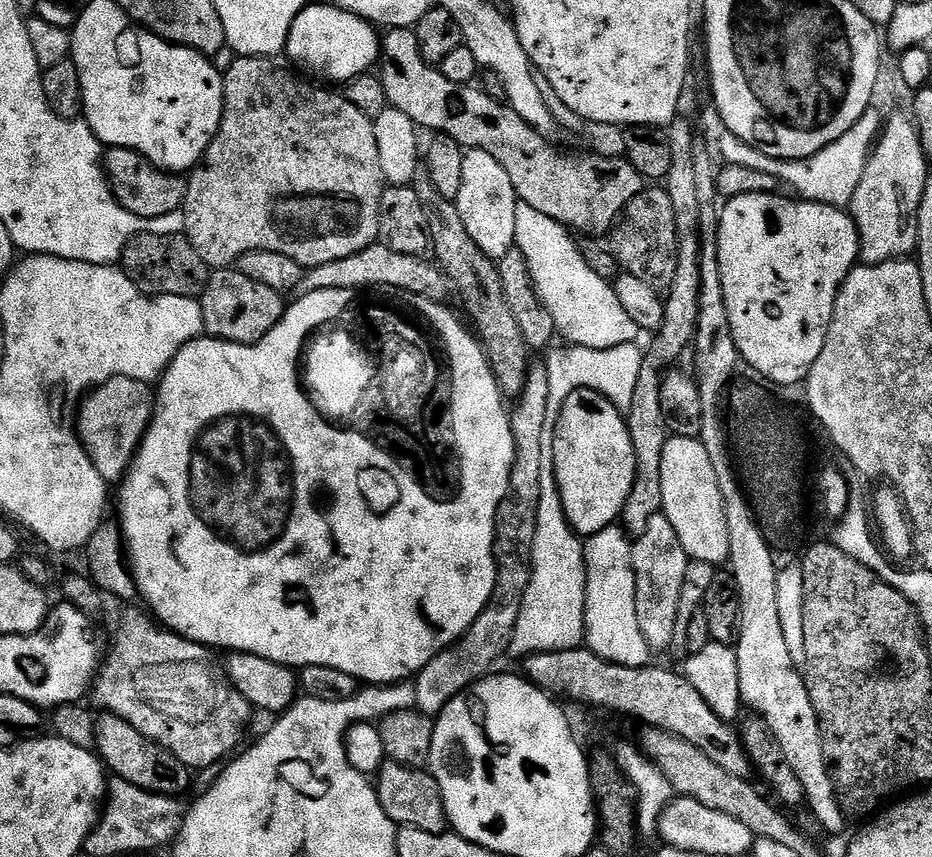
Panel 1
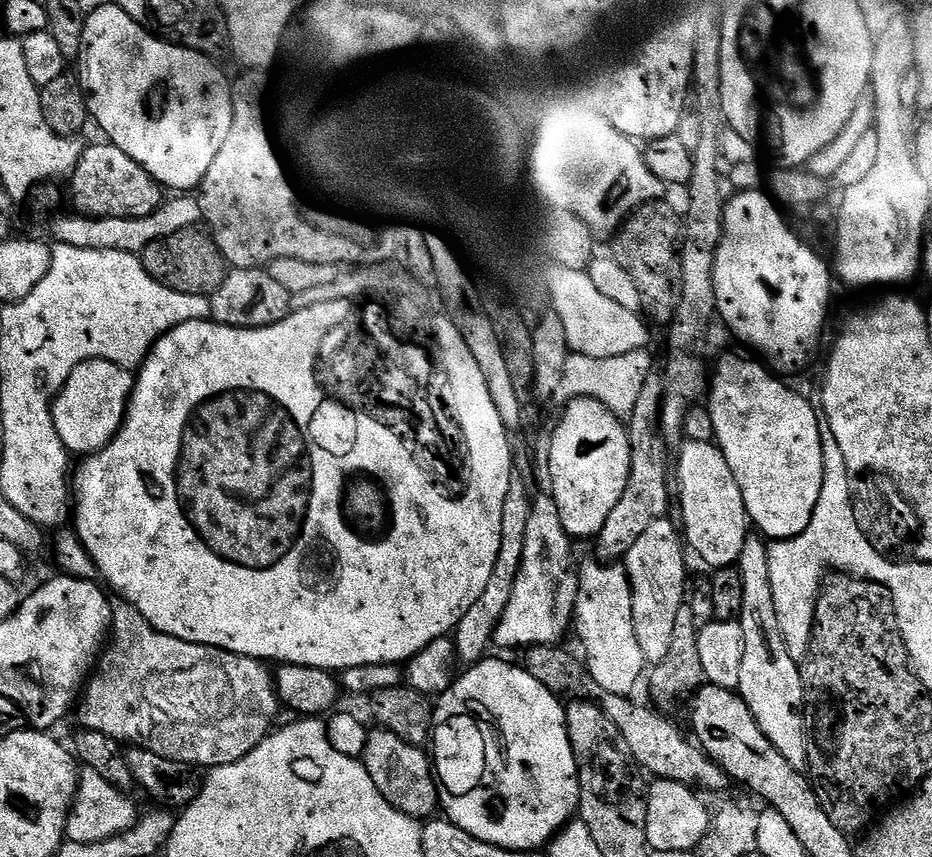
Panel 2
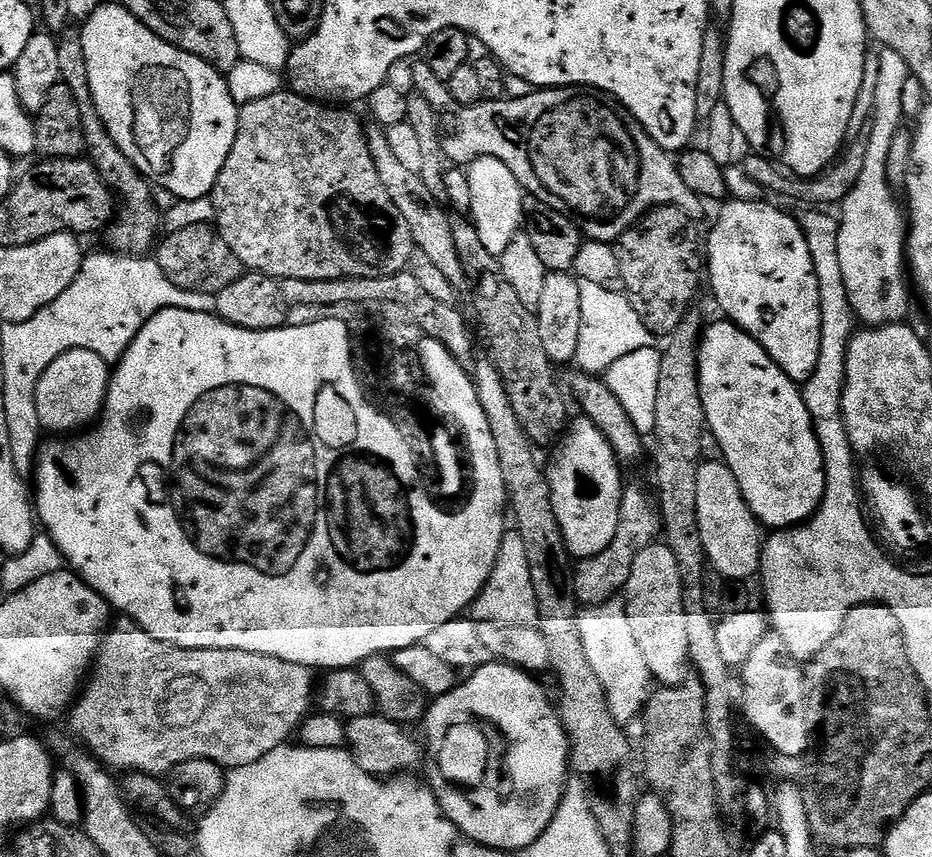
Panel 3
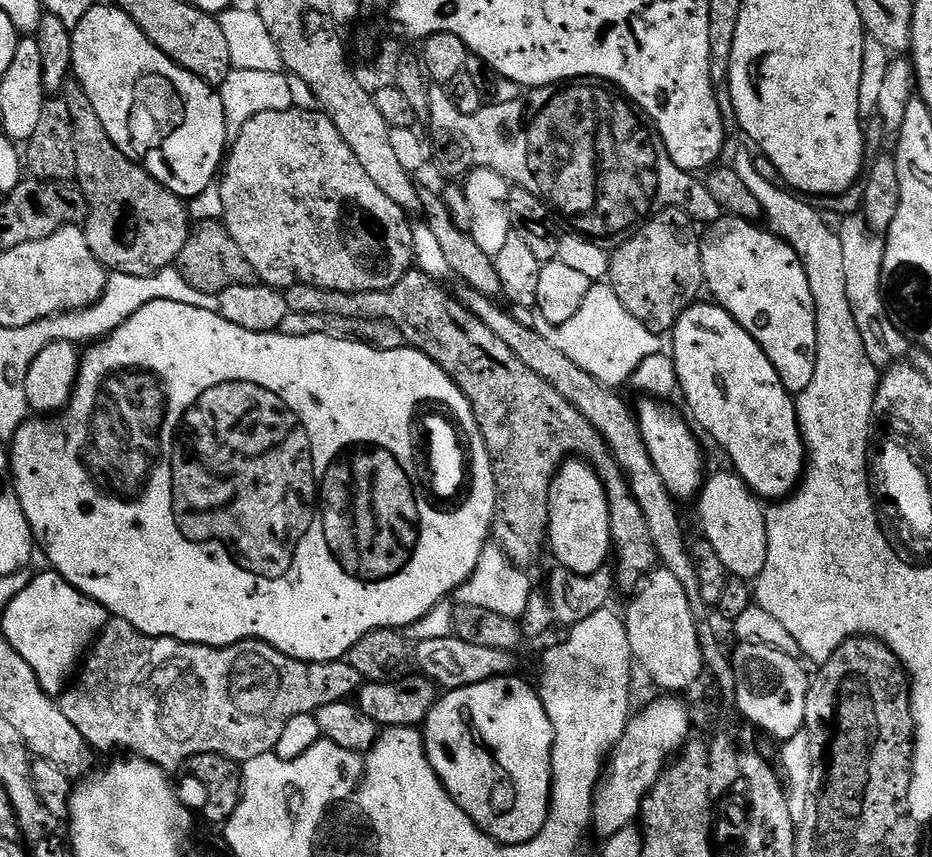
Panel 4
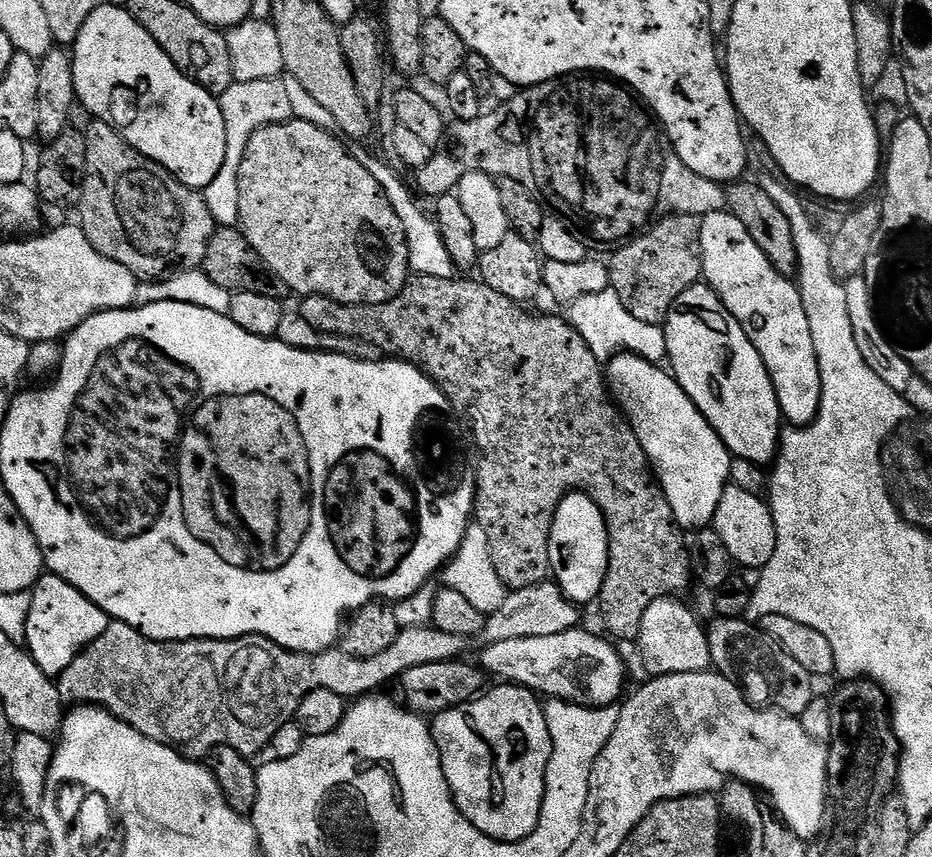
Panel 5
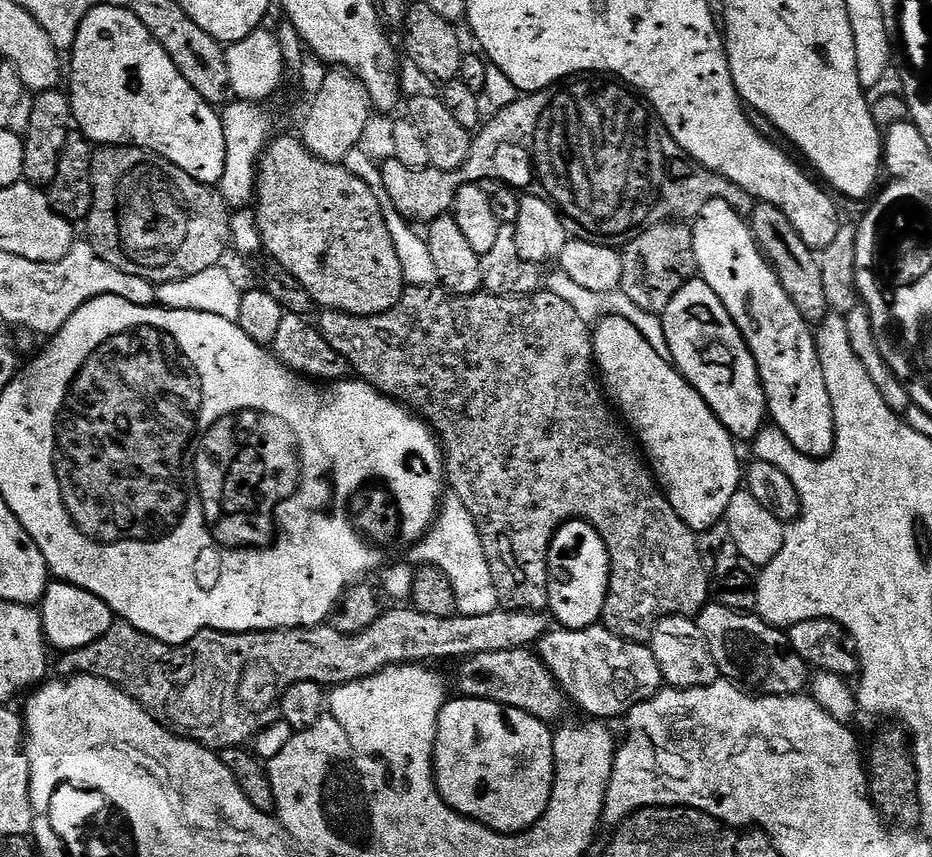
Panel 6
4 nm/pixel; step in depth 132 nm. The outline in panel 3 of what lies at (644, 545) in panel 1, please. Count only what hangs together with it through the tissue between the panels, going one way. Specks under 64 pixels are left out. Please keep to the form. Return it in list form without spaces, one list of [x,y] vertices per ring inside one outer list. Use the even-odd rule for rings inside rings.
[[[667,543],[646,546],[634,558],[634,570],[622,593],[628,610],[634,638],[642,649],[642,658],[650,670],[653,681],[660,686],[682,684],[690,676],[690,646],[686,642],[686,614],[684,613],[684,587],[678,574],[678,562]]]

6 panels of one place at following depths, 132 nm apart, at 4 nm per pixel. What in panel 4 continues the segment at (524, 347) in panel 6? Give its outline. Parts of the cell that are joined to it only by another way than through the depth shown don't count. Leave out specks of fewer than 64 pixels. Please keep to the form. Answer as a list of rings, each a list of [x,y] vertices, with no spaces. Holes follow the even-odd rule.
[[[413,270],[390,290],[339,292],[295,284],[287,288],[284,297],[290,312],[388,320],[402,330],[407,347],[416,348],[446,370],[472,403],[474,418],[488,447],[498,497],[494,540],[511,564],[531,569],[531,564],[546,552],[548,495],[552,479],[564,461],[579,458],[591,464],[604,484],[612,511],[612,547],[615,559],[620,559],[619,587],[621,584],[635,589],[657,567],[656,547],[644,508],[604,436],[546,378],[538,378],[530,366],[522,366],[514,350],[478,322],[476,315],[444,287],[425,272]]]

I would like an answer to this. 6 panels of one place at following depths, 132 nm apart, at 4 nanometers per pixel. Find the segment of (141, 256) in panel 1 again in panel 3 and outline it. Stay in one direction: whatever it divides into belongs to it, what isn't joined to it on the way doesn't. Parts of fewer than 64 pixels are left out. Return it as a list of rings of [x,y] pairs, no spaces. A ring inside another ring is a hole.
[[[211,223],[188,224],[166,236],[159,241],[154,259],[162,266],[166,278],[170,278],[170,282],[174,282],[174,286],[182,290],[215,296],[226,290],[230,282],[238,282],[238,278],[245,275],[243,262],[236,257],[234,250],[230,250],[230,246],[226,246],[226,242]]]

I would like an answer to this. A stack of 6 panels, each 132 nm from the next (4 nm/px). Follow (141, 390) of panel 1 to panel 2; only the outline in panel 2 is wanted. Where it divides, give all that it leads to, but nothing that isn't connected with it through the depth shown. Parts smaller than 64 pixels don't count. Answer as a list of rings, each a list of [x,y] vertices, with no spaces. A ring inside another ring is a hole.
[[[87,360],[72,371],[56,399],[52,401],[54,430],[62,438],[62,446],[73,457],[87,458],[101,452],[120,432],[136,376],[129,369],[105,360]]]

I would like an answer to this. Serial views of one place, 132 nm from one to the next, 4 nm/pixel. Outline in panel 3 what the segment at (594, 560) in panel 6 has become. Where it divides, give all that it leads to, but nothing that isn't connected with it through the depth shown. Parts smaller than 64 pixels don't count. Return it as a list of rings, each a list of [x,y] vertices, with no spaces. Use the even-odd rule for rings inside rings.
[[[586,418],[573,419],[567,425],[567,435],[555,445],[552,461],[547,461],[548,485],[554,502],[554,518],[562,530],[569,553],[573,557],[593,556],[614,538],[620,517],[620,499],[626,487],[620,481],[622,465],[616,459],[610,442]]]

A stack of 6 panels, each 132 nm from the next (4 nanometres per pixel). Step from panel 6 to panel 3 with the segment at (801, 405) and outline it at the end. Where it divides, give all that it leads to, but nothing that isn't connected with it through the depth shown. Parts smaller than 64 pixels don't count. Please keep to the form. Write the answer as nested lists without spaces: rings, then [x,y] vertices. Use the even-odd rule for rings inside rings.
[[[729,199],[723,205],[720,217],[708,236],[706,252],[706,280],[712,283],[712,292],[725,312],[727,319],[753,336],[766,350],[770,359],[793,382],[803,386],[818,366],[818,354],[822,342],[822,310],[818,294],[818,278],[814,274],[814,262],[810,258],[810,246],[806,246],[804,231],[795,215],[787,216],[780,208],[764,204],[763,199]]]

